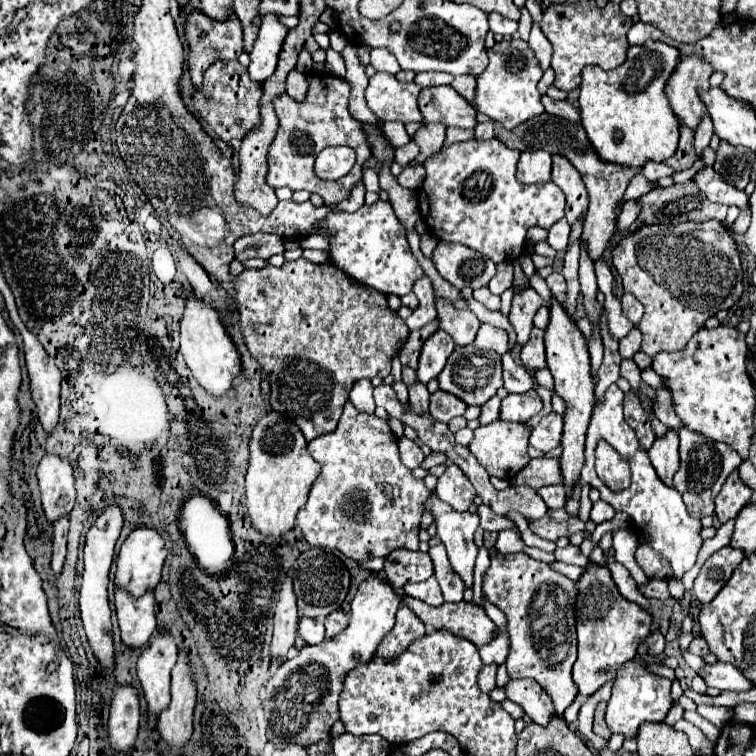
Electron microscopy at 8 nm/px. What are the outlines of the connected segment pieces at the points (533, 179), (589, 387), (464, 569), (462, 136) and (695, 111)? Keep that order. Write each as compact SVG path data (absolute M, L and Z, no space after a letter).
M524 151L518 161L518 181L532 185L538 181L550 181L552 157L546 151Z
M558 301L550 303L550 323L546 327L546 359L548 369L554 375L554 393L560 395L566 403L564 413L564 435L562 435L562 455L560 455L560 467L564 477L566 493L570 495L570 489L578 485L580 471L584 465L584 439L586 439L586 427L594 409L594 379L590 375L590 357L588 357L588 345L580 329L576 327L574 319L568 317L564 307Z
M434 491L422 503L422 507L434 515L438 537L448 551L448 559L454 571L464 579L466 587L472 587L472 567L478 555L478 547L474 545L478 513L458 513L450 509L450 505L446 505L444 501L438 501L438 495Z
M468 129L468 131L448 131L444 147L452 145L452 143L458 143L458 141L468 141L468 139L474 139L474 131L472 129Z
M682 55L678 69L666 83L666 97L670 101L670 107L692 131L698 129L702 117L706 115L706 107L702 105L698 91L710 89L708 77L712 73L714 69L700 57Z

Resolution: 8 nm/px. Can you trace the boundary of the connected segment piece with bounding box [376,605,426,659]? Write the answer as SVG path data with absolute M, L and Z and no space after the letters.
M402 605L396 613L394 629L382 639L376 655L380 659L398 657L410 647L410 641L416 641L418 637L424 637L424 635L426 635L424 623L410 609L406 609L406 605Z

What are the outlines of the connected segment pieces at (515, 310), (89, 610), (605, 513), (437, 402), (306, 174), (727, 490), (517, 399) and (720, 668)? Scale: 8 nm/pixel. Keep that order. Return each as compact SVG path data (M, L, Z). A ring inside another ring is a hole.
M526 287L524 291L516 293L512 299L512 309L510 309L508 319L516 331L517 346L510 351L510 355L518 364L521 364L519 350L530 337L532 317L542 307L542 303L544 303L542 297L532 287Z
M112 505L96 519L96 523L86 533L84 545L84 573L80 587L80 619L90 643L90 649L106 673L114 673L114 639L112 639L112 621L108 605L108 573L114 559L114 545L122 529L122 509Z
M596 501L594 507L592 507L592 513L590 513L590 519L596 521L596 523L602 523L602 521L608 521L614 517L614 507L612 505L606 505L604 501Z
M436 391L430 395L430 415L436 419L436 421L442 421L442 423L448 423L450 419L458 417L458 415L464 415L466 411L466 403L460 401L458 397L454 397L452 393L446 393L446 391Z
M308 73L308 93L304 97L304 101L294 101L288 93L282 93L282 97L274 97L274 111L278 113L280 119L280 127L276 133L276 139L272 141L270 149L268 149L268 175L266 175L266 183L270 187L290 187L292 191L304 189L308 193L318 193L326 205L338 205L340 201L344 201L346 197L350 197L352 187L362 181L362 165L372 157L366 137L360 129L360 123L350 115L348 111L348 95L350 95L350 85L334 75L324 75L324 73ZM330 145L348 145L356 151L356 165L352 167L352 171L348 173L348 177L342 177L338 181L324 181L318 179L314 173L314 159L316 155Z
M738 471L730 473L726 483L722 485L722 491L716 497L716 515L720 523L734 519L742 509L742 505L750 501L750 495L752 495L752 489L740 479Z
M534 389L520 393L520 395L508 395L506 399L502 399L500 419L502 421L526 423L528 419L538 415L542 411L542 407L544 407L542 399L538 397L538 393Z
M716 663L716 665L704 665L698 673L704 677L708 687L716 687L720 691L750 691L754 689L754 683L748 681L734 665L730 663Z

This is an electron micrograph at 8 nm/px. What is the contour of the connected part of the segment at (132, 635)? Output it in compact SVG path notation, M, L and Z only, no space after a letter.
M114 589L114 595L124 645L130 649L144 649L156 629L156 605L152 591L138 599L130 597L122 589Z

